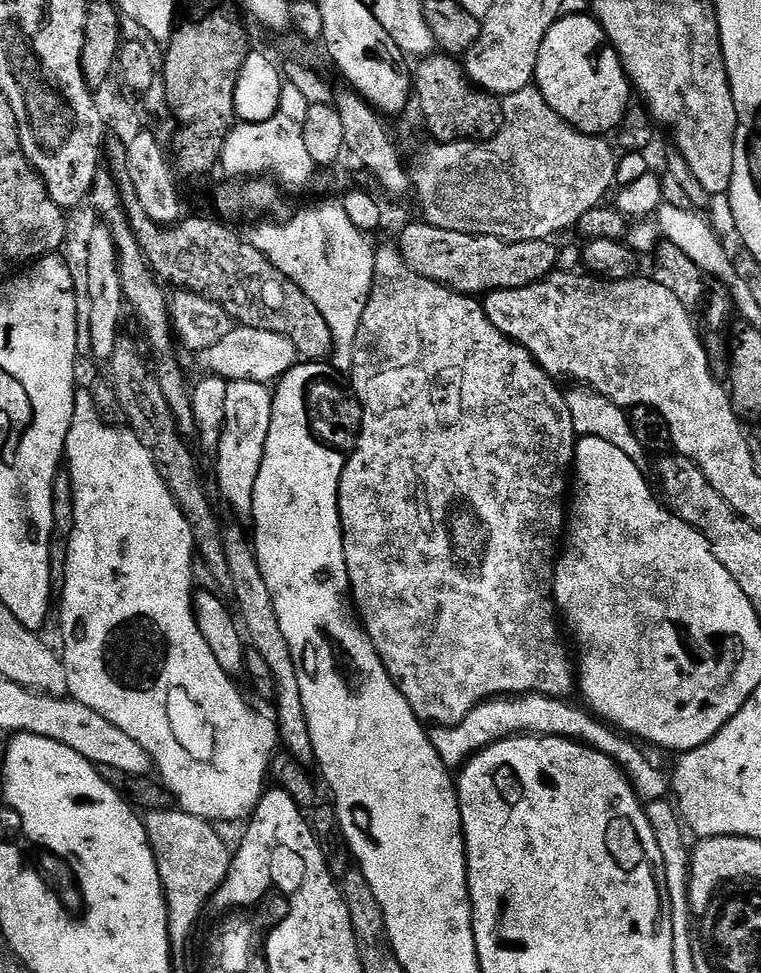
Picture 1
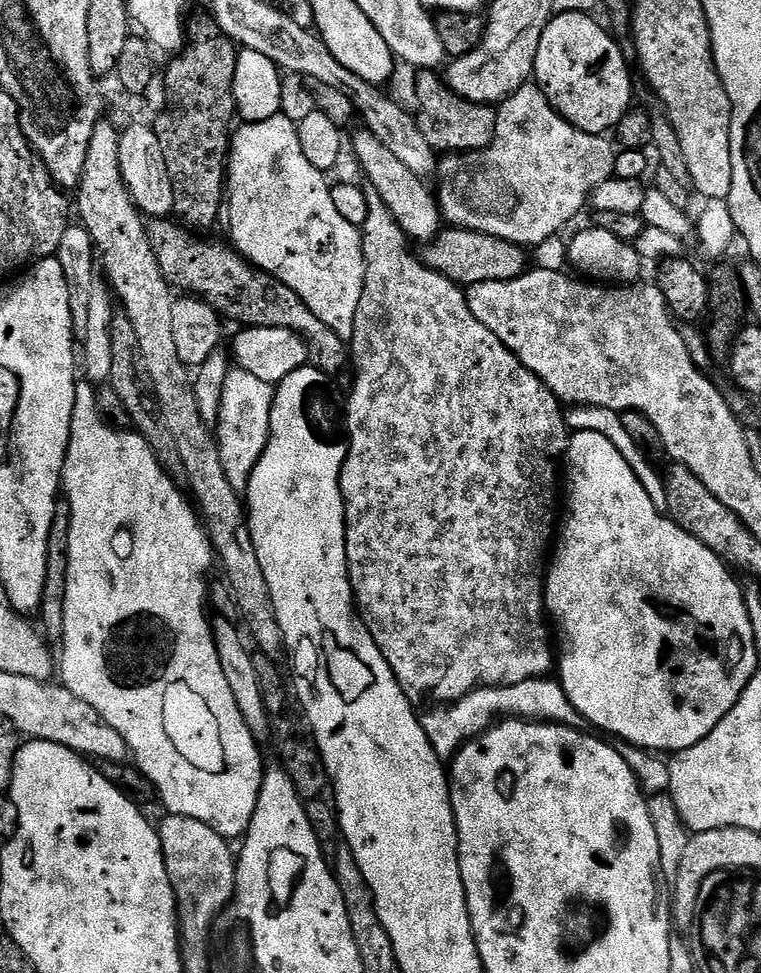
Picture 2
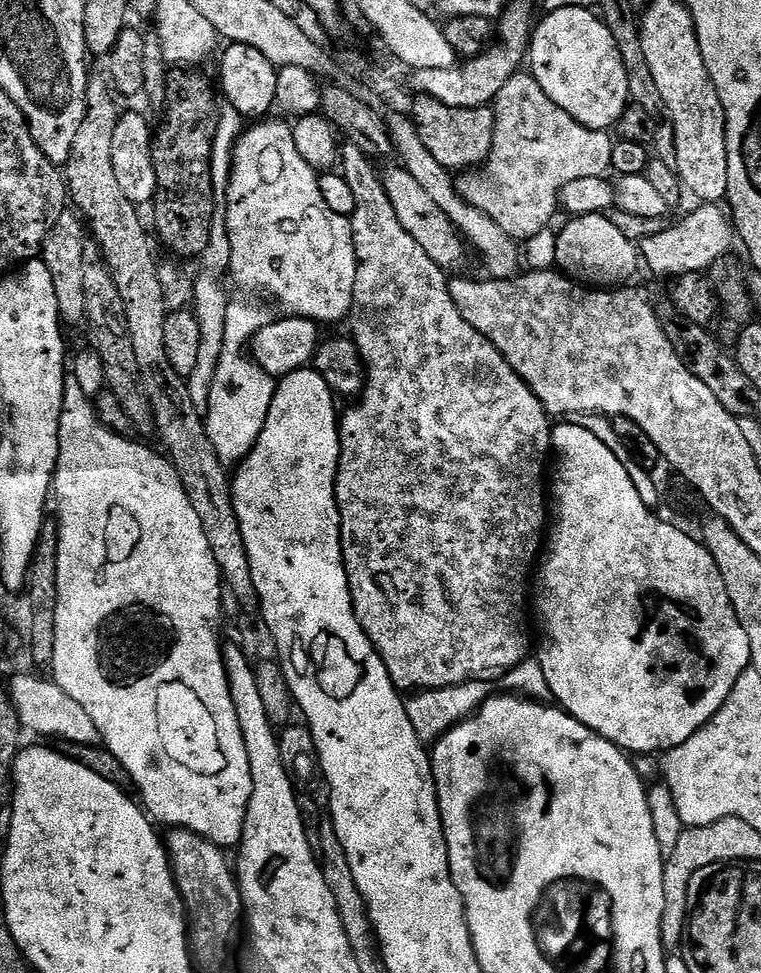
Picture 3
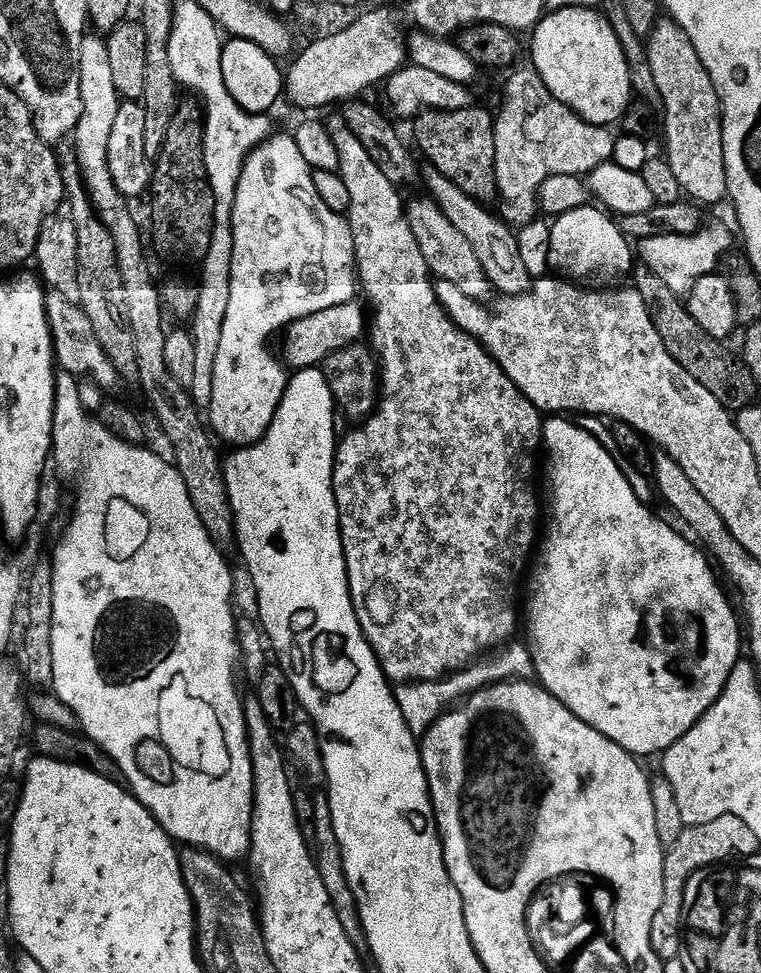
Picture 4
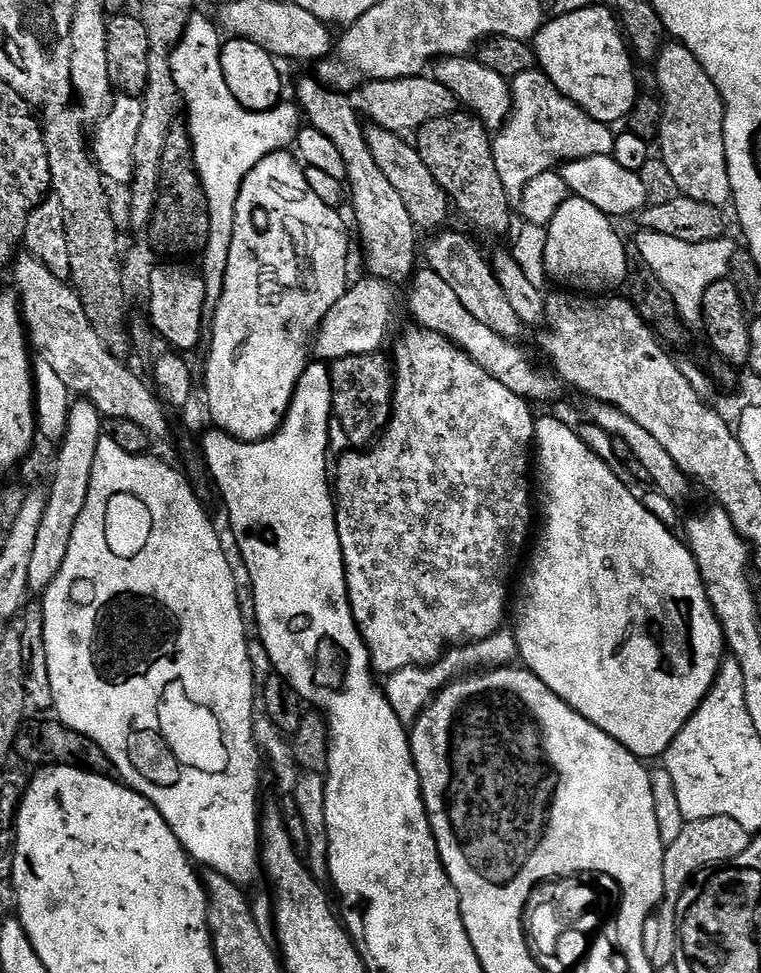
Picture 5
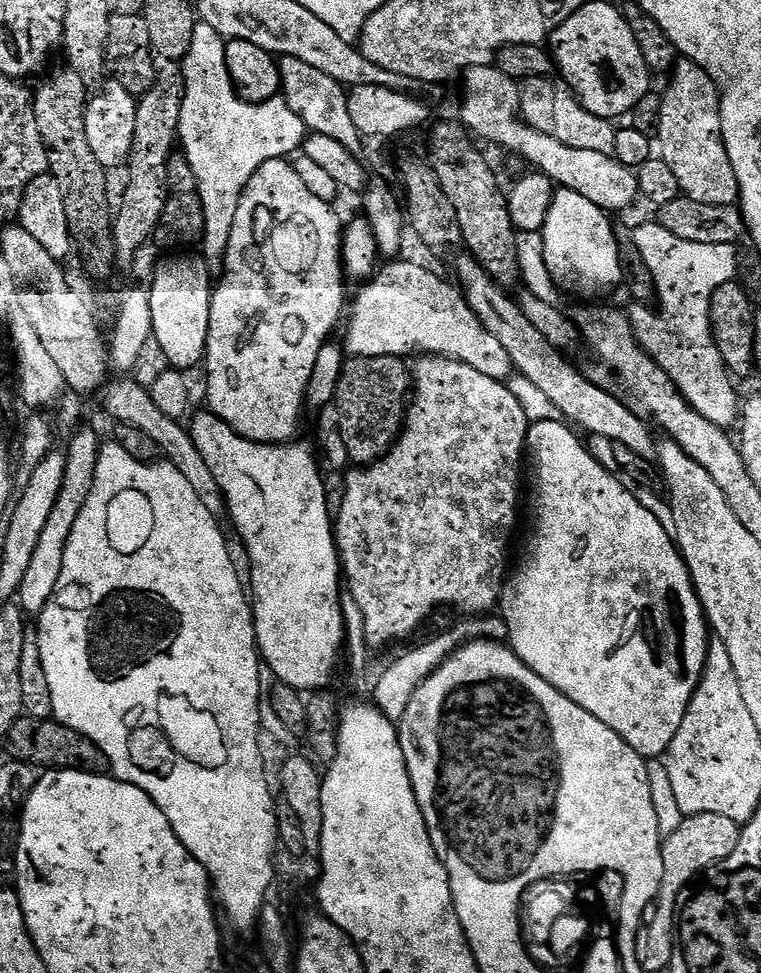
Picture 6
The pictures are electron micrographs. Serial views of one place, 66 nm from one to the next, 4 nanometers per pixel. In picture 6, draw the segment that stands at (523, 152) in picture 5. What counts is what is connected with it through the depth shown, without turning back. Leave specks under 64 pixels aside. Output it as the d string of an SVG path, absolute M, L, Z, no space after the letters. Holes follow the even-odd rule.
M539 76L523 81L520 89L520 115L531 128L558 138L558 142L566 146L574 146L574 150L595 150L607 156L614 153L617 125L583 108L576 93L559 79Z

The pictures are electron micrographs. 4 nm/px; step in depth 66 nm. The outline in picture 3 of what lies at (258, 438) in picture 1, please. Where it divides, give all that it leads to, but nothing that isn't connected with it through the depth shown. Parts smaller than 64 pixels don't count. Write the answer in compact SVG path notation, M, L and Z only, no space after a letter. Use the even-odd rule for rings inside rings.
M229 303L226 310L226 338L224 349L218 362L218 370L214 374L214 382L206 393L206 434L210 438L210 446L214 446L214 454L218 454L225 466L239 465L246 459L258 442L262 430L266 426L266 418L270 414L270 406L274 402L277 381L266 370L257 366L248 351L250 341L274 319L274 313L264 304Z

